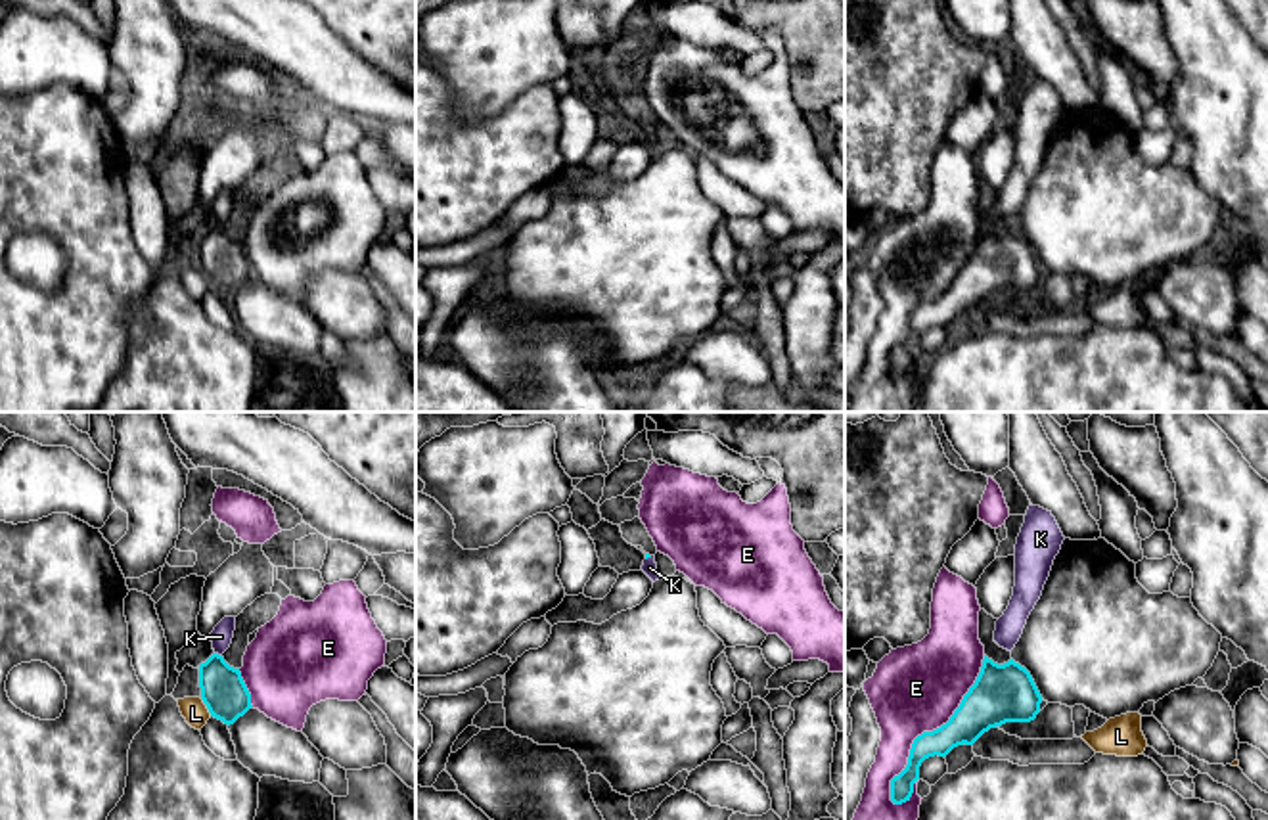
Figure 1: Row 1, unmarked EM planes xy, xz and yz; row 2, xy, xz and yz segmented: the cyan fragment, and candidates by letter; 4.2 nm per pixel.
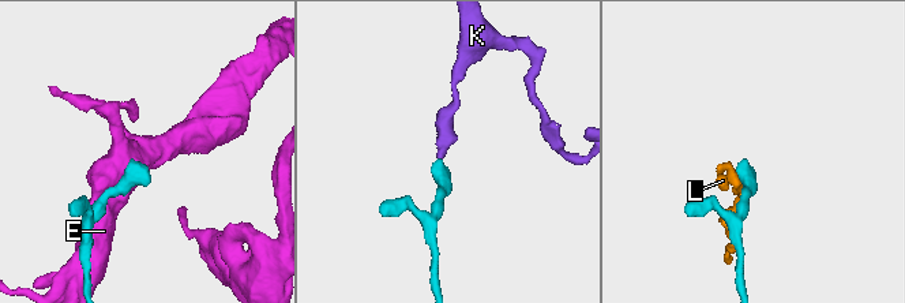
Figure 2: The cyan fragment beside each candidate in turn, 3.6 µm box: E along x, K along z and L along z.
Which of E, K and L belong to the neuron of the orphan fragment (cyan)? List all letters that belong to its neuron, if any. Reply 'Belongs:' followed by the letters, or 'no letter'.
Belongs: K

